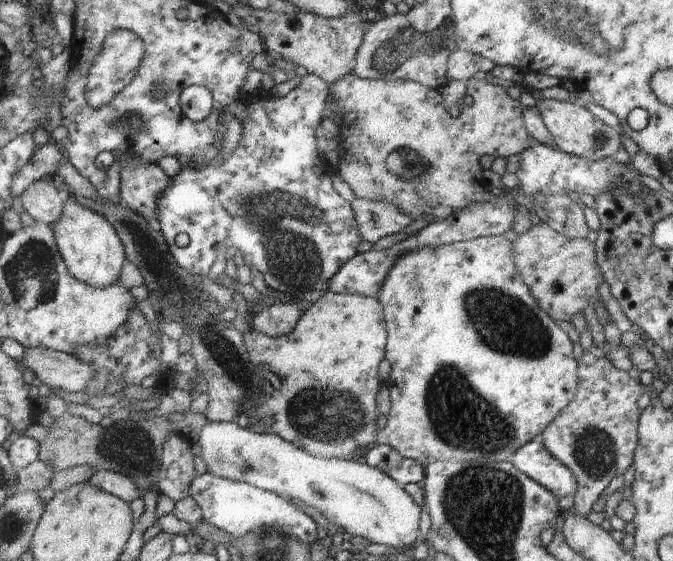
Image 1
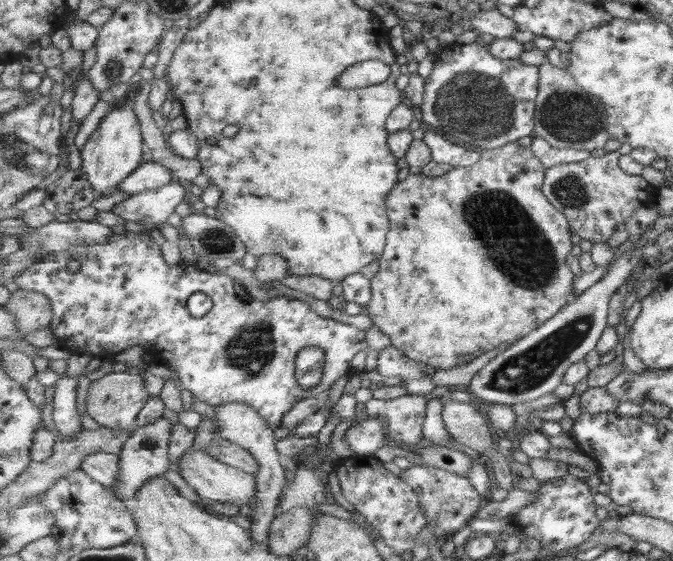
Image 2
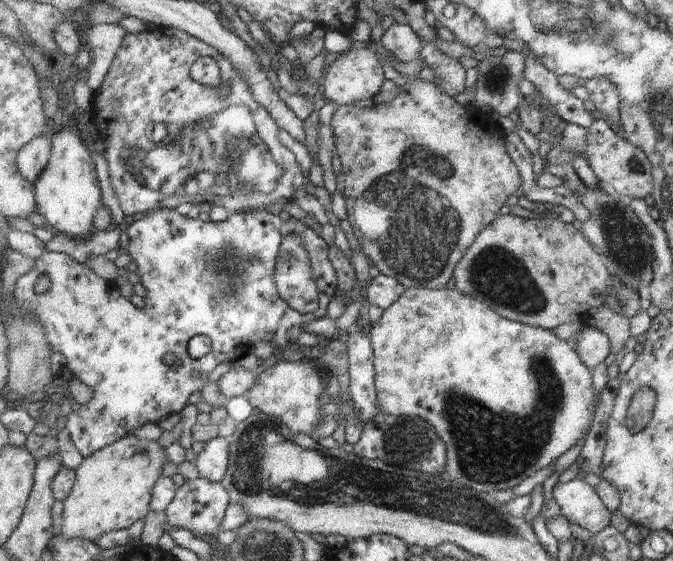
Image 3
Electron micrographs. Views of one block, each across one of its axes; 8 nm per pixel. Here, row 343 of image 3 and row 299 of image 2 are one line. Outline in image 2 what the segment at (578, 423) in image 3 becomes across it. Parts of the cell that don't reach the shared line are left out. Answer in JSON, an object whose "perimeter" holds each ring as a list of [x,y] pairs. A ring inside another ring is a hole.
{"perimeter":[[[513,142],[505,144],[502,148],[485,150],[482,152],[481,159],[472,166],[454,168],[442,176],[411,174],[403,182],[398,182],[386,201],[391,231],[388,235],[387,246],[379,260],[379,270],[372,278],[372,300],[366,312],[373,324],[388,336],[391,343],[399,348],[401,353],[405,353],[407,357],[421,364],[427,364],[428,368],[443,370],[455,368],[457,365],[469,362],[470,358],[481,356],[483,352],[493,348],[505,350],[513,346],[515,341],[541,327],[573,300],[571,293],[573,293],[575,274],[565,263],[565,259],[571,254],[573,231],[565,214],[551,205],[545,197],[543,190],[545,178],[546,169],[533,153],[531,146],[523,148],[517,142]]]}

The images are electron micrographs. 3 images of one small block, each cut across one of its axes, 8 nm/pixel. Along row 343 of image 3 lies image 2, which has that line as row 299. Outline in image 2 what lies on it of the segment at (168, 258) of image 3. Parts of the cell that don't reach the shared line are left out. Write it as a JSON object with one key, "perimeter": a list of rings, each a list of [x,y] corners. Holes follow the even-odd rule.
{"perimeter":[[[124,232],[120,235],[113,234],[107,244],[73,246],[69,247],[67,250],[47,254],[43,261],[33,263],[33,265],[25,269],[21,275],[15,276],[14,282],[19,286],[19,290],[37,290],[50,299],[53,310],[53,320],[50,324],[50,330],[57,338],[58,343],[62,346],[66,346],[75,353],[86,352],[102,357],[119,354],[126,348],[131,348],[131,346],[141,346],[144,351],[148,351],[149,348],[151,348],[151,352],[157,350],[157,352],[161,352],[164,355],[166,361],[170,365],[170,370],[177,375],[180,387],[189,390],[189,392],[197,397],[198,400],[209,405],[225,404],[225,402],[239,402],[239,404],[253,406],[253,408],[269,422],[269,426],[273,429],[281,426],[281,420],[285,418],[285,414],[287,414],[297,402],[321,394],[323,390],[331,388],[331,386],[337,382],[339,376],[343,376],[343,374],[347,376],[347,374],[349,374],[347,370],[351,370],[351,360],[355,358],[355,354],[359,354],[361,350],[367,351],[367,349],[369,349],[369,344],[365,341],[365,330],[357,330],[357,328],[349,326],[349,324],[319,316],[319,314],[316,314],[309,308],[309,304],[301,302],[301,300],[295,300],[295,298],[289,298],[281,294],[278,294],[276,298],[269,298],[267,302],[265,302],[265,300],[257,300],[257,298],[253,298],[253,296],[245,290],[246,287],[243,286],[243,282],[241,282],[239,278],[231,278],[229,274],[219,274],[217,272],[211,273],[205,271],[205,269],[199,268],[197,264],[192,265],[185,261],[182,261],[177,266],[169,266],[169,263],[163,256],[162,245],[156,244],[149,233],[146,232]],[[71,260],[77,260],[80,264],[80,270],[77,271],[77,273],[69,272],[69,266],[67,266],[67,264],[69,264]],[[196,292],[211,297],[213,303],[212,309],[202,317],[191,316],[191,312],[187,310],[187,302],[189,302],[189,298]],[[315,346],[321,346],[321,348],[327,352],[325,374],[323,374],[323,380],[321,380],[319,386],[315,386],[315,388],[311,388],[311,390],[305,390],[305,388],[297,382],[295,361],[297,353],[299,353],[301,348]]]}

